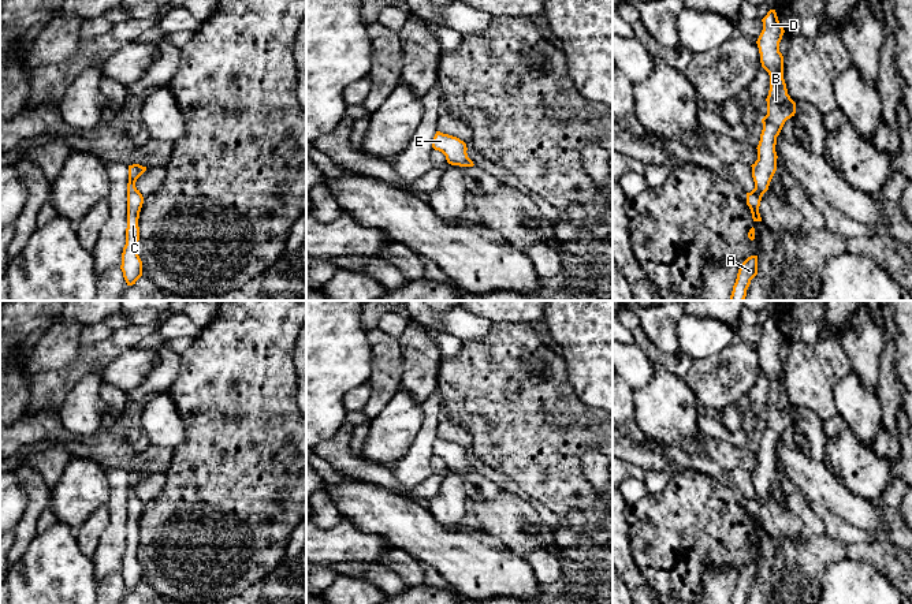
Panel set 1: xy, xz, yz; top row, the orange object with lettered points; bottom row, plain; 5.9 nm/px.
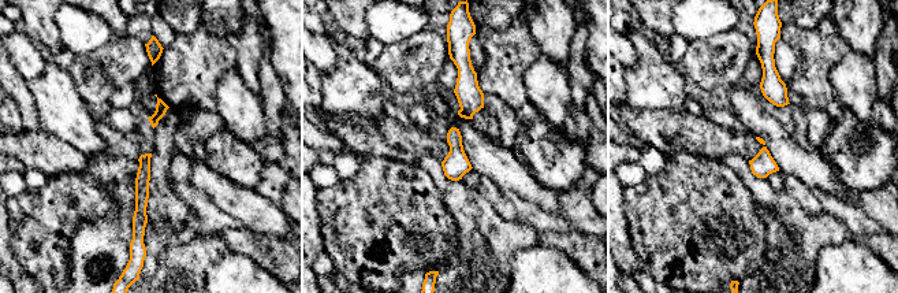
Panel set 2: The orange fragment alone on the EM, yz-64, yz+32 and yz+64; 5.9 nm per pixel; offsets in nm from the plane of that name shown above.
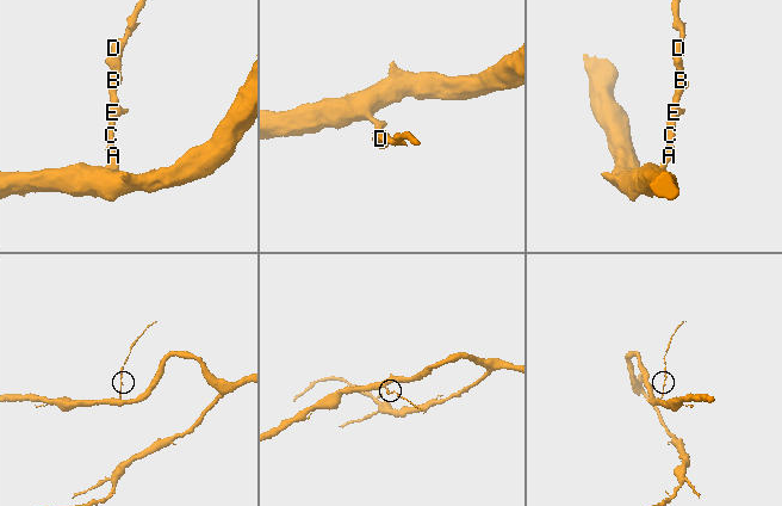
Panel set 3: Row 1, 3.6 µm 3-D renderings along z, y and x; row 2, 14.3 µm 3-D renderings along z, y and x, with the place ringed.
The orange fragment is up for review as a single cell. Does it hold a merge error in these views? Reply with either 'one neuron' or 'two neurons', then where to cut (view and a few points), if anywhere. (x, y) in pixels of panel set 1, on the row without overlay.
one neuron; cut none

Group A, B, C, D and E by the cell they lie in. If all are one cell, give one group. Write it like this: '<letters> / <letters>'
A B C D E

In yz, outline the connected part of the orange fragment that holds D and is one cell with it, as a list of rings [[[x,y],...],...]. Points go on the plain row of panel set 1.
[[[770,316],[762,328],[763,336],[756,350],[762,373],[770,381],[770,396],[766,404],[767,421],[762,425],[763,436],[756,454],[757,466],[751,471],[755,495],[747,499],[747,511],[751,515],[753,527],[762,527],[759,519],[760,507],[777,477],[777,443],[785,428],[796,420],[796,409],[788,400],[783,385],[783,362],[779,358],[779,348],[785,336],[775,316]]]

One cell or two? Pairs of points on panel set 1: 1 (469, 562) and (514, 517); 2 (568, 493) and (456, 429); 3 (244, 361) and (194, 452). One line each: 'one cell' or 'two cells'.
1: two cells
2: two cells
3: one cell

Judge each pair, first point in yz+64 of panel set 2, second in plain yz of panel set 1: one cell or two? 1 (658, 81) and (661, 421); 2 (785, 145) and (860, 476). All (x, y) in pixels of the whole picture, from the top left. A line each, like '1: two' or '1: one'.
1: one
2: two

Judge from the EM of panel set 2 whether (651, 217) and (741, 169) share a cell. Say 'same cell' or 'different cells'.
different cells

